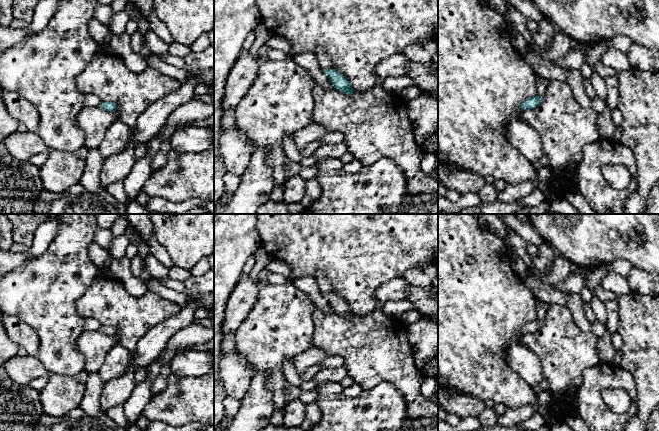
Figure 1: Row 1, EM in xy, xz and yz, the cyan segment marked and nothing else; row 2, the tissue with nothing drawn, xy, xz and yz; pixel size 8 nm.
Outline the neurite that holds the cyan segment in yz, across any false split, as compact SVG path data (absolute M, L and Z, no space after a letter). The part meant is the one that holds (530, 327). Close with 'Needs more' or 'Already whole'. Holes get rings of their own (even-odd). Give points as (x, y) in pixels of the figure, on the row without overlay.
M538 319L528 322L521 328L520 333L521 335L527 334L527 333L534 333L541 327L541 324L542 324L542 320L538 320Z. Already whole

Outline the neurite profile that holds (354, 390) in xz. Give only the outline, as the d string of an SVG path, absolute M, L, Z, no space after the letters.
M353 383L349 387L344 388L342 394L350 397L357 397L363 390L364 389L360 385Z

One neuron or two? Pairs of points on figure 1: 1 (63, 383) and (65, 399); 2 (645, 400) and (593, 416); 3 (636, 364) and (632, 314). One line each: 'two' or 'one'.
1: one
2: two
3: one

